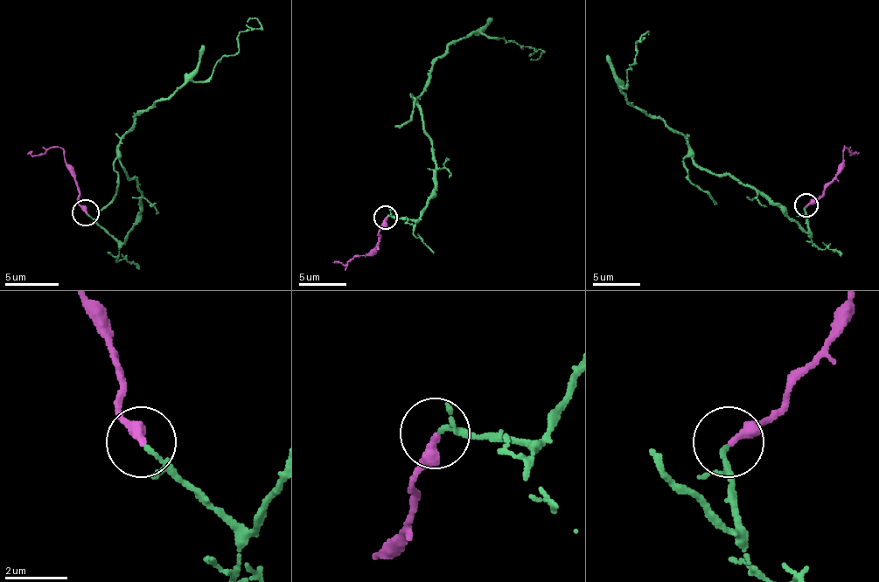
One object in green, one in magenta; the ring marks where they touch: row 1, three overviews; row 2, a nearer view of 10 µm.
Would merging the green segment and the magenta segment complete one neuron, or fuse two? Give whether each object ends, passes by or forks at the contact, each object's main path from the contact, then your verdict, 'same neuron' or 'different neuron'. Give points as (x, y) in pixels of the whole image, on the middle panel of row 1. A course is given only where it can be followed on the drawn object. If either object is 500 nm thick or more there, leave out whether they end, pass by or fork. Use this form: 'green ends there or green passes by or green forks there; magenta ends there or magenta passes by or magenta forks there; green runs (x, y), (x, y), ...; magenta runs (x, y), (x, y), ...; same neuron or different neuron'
green passes by; magenta ends there; green runs (386, 218), (415, 220), (434, 189), (436, 165), (415, 100), (446, 48), (486, 34), (539, 48), (529, 60); magenta runs (386, 218), (377, 244), (365, 256), (352, 256), (345, 263), (333, 263); same neuron

